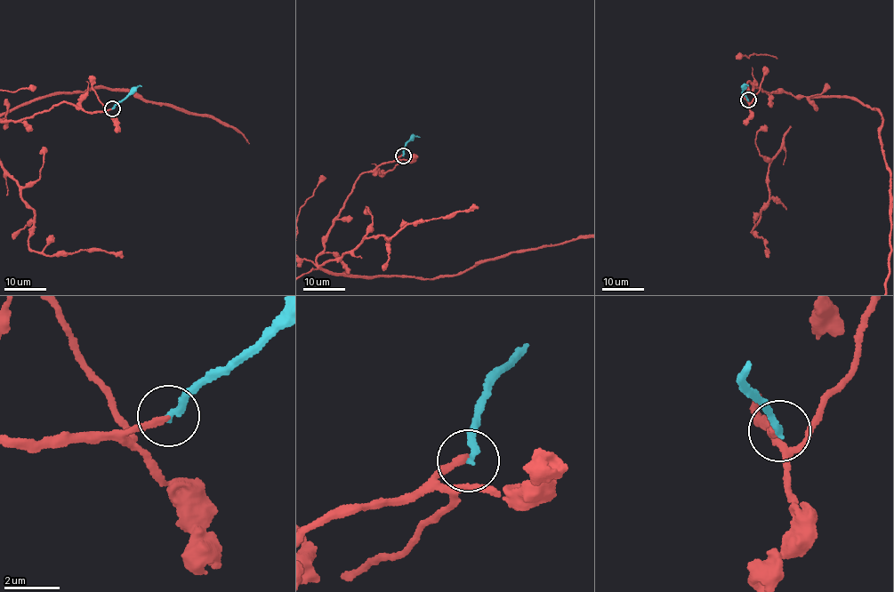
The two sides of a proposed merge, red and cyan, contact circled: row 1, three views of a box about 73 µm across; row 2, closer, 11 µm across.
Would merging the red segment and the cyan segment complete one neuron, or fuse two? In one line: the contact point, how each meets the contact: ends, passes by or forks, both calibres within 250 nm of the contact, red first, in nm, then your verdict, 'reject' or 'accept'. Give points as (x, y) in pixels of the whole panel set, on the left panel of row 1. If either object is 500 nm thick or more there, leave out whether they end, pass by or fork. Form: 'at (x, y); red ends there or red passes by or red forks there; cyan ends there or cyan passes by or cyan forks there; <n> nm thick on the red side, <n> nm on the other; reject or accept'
at (112, 108); red ends there; cyan ends there; 220 nm thick on the red side, 240 nm on the other; reject

